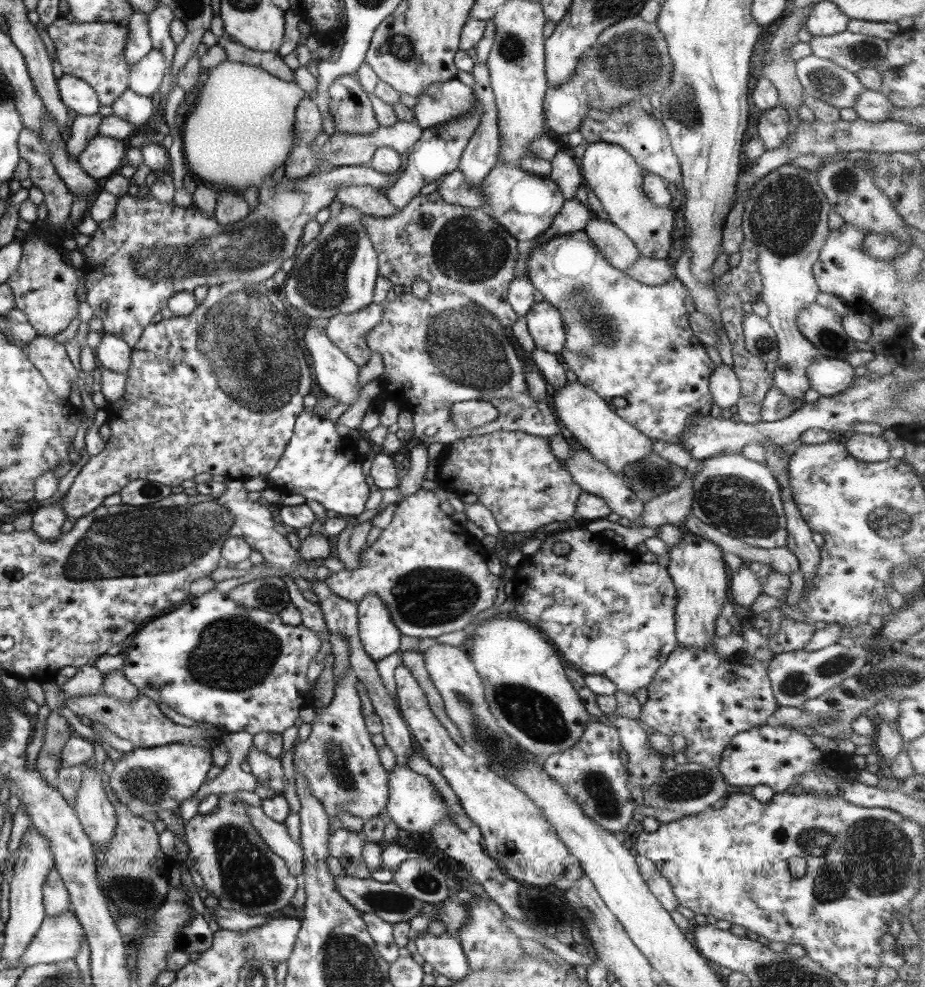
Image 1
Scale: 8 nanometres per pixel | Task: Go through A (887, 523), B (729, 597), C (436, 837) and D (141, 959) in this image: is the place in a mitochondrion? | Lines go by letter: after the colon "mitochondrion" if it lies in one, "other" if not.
A: mitochondrion
B: other
C: other
D: other

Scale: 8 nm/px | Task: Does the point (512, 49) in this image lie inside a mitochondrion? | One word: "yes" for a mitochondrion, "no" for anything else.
yes

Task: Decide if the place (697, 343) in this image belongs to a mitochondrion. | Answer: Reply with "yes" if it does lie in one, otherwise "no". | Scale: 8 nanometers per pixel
no

